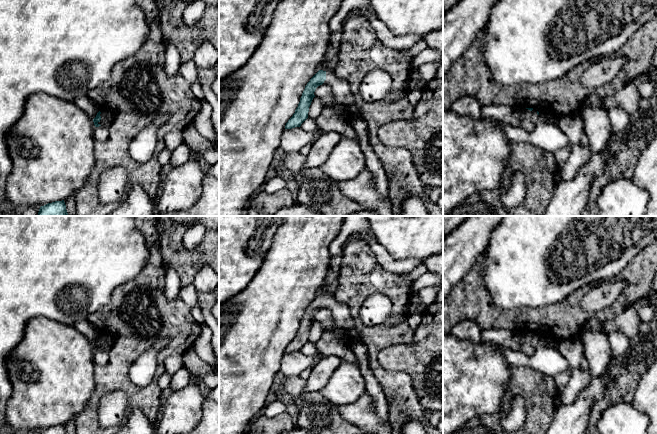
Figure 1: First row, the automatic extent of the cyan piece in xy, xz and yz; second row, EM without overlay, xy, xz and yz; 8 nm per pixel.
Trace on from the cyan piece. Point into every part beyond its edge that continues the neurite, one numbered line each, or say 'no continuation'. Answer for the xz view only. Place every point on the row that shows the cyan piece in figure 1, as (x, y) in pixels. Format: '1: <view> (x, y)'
1: xz (341, 88)

